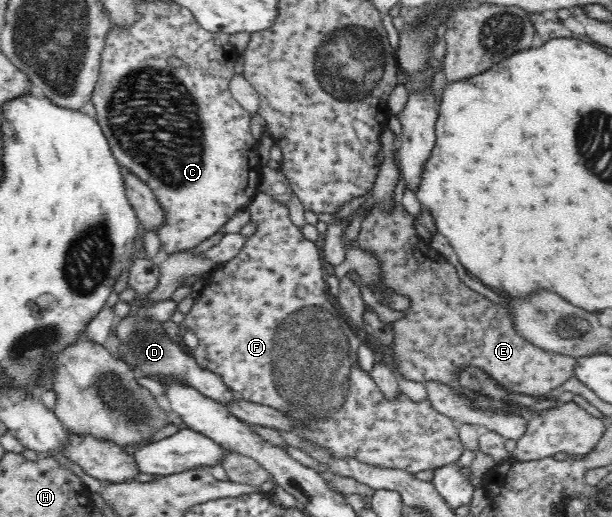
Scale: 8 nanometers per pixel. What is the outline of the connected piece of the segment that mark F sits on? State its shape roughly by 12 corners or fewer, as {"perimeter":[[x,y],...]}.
{"perimeter":[[257,231],[183,325],[236,396],[335,458],[456,463],[455,419],[390,399],[313,241]]}

